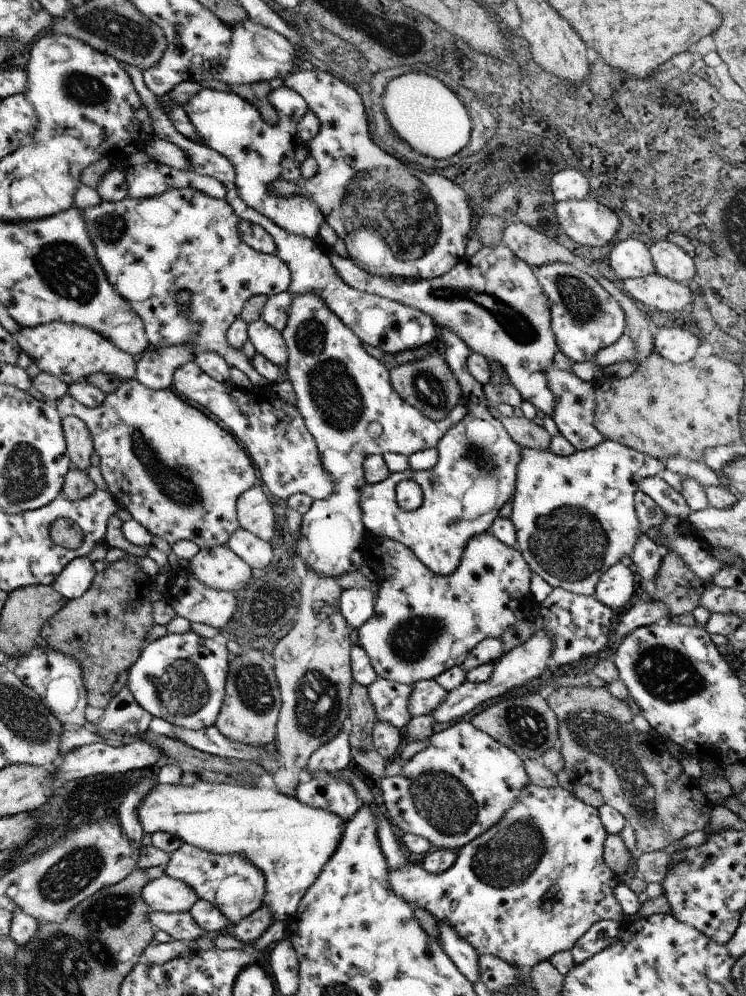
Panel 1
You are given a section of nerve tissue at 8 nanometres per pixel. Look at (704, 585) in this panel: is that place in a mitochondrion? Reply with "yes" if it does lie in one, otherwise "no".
no

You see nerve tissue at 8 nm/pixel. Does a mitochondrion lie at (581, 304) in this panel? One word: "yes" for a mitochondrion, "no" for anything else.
yes

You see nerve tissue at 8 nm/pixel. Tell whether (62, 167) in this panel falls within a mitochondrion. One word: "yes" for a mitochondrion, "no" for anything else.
no

